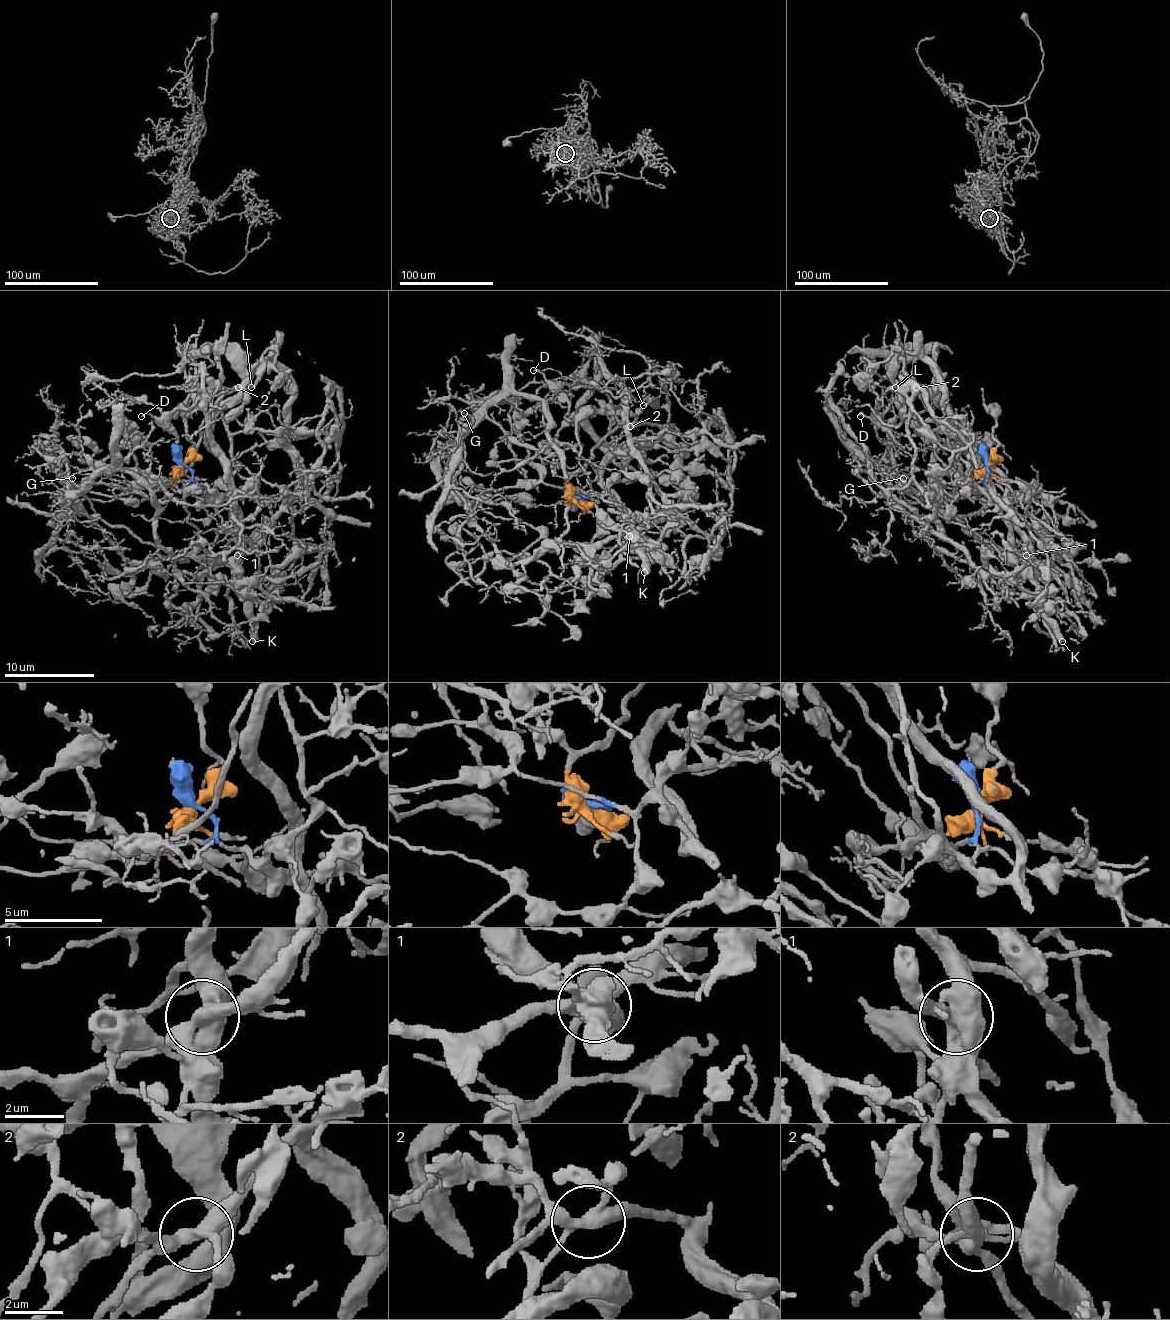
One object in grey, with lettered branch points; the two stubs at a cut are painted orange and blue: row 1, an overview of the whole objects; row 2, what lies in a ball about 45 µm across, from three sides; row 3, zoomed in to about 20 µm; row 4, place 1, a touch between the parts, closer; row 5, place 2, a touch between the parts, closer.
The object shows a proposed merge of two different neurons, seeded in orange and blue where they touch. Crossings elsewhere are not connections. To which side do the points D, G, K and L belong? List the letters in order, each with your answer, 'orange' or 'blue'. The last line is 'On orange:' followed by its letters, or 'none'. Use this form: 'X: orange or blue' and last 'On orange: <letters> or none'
D: orange
G: blue
K: blue
L: orange
On orange: D, L

